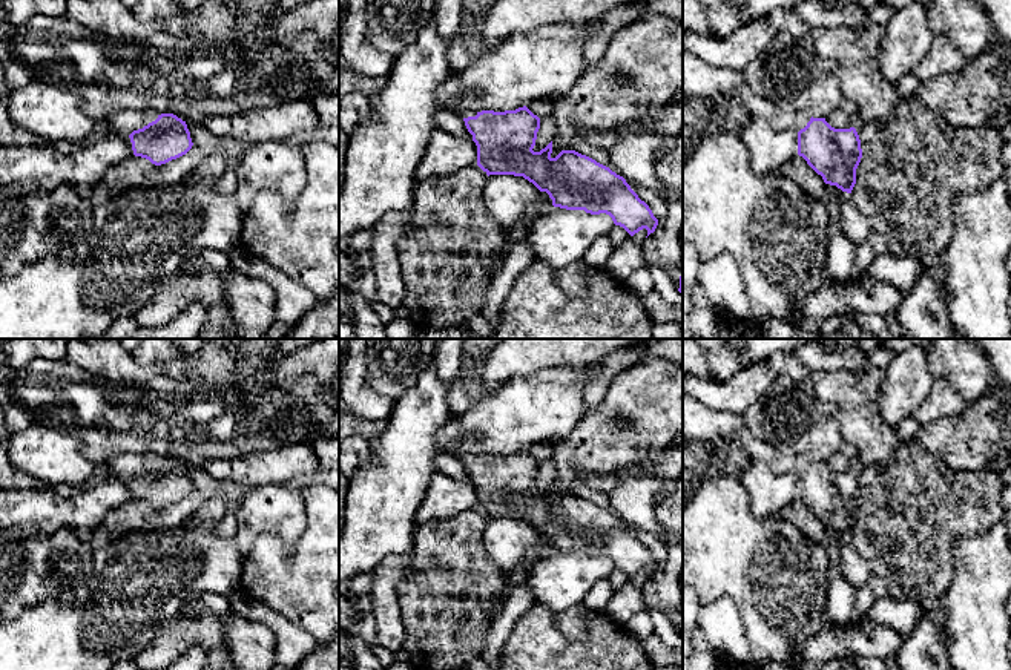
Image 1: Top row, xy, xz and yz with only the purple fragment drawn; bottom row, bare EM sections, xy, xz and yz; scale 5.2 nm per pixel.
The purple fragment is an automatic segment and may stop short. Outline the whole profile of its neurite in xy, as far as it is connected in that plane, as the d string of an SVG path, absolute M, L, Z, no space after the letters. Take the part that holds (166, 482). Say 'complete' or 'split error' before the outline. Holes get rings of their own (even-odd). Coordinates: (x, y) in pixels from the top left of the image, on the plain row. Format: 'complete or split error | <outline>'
split error | M120 454L106 463L112 475L127 477L135 500L155 509L186 498L193 486L186 465L173 457Z

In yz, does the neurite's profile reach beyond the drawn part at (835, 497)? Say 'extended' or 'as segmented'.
extended

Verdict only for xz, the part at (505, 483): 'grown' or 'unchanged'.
grown

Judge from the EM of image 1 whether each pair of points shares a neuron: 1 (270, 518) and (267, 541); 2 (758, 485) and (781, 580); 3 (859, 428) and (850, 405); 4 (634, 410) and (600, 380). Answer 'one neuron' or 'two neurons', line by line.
1: two neurons
2: two neurons
3: one neuron
4: two neurons

